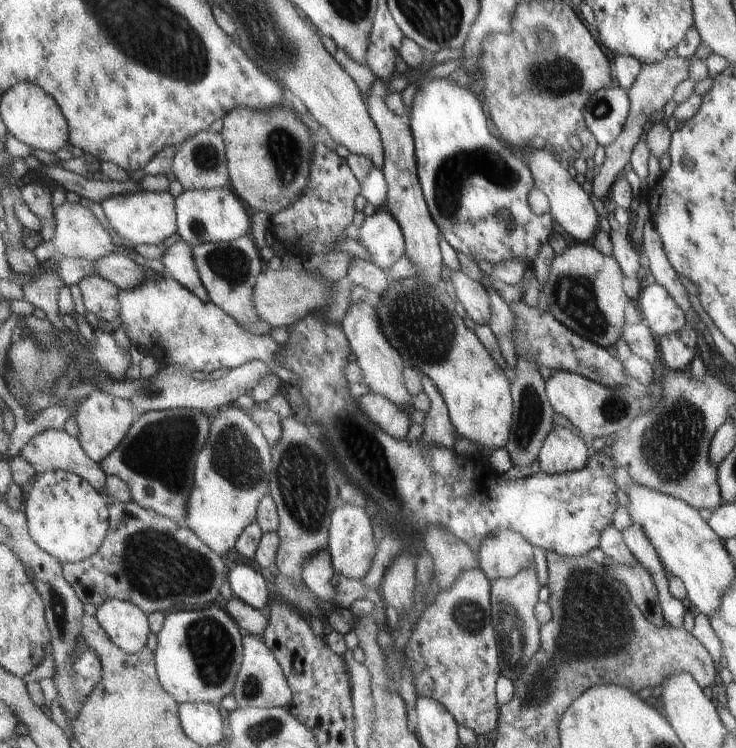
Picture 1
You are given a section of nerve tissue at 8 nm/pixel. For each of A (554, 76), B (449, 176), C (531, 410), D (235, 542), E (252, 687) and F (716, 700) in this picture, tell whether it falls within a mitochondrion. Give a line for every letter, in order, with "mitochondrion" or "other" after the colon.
A: mitochondrion
B: mitochondrion
C: mitochondrion
D: other
E: mitochondrion
F: other

